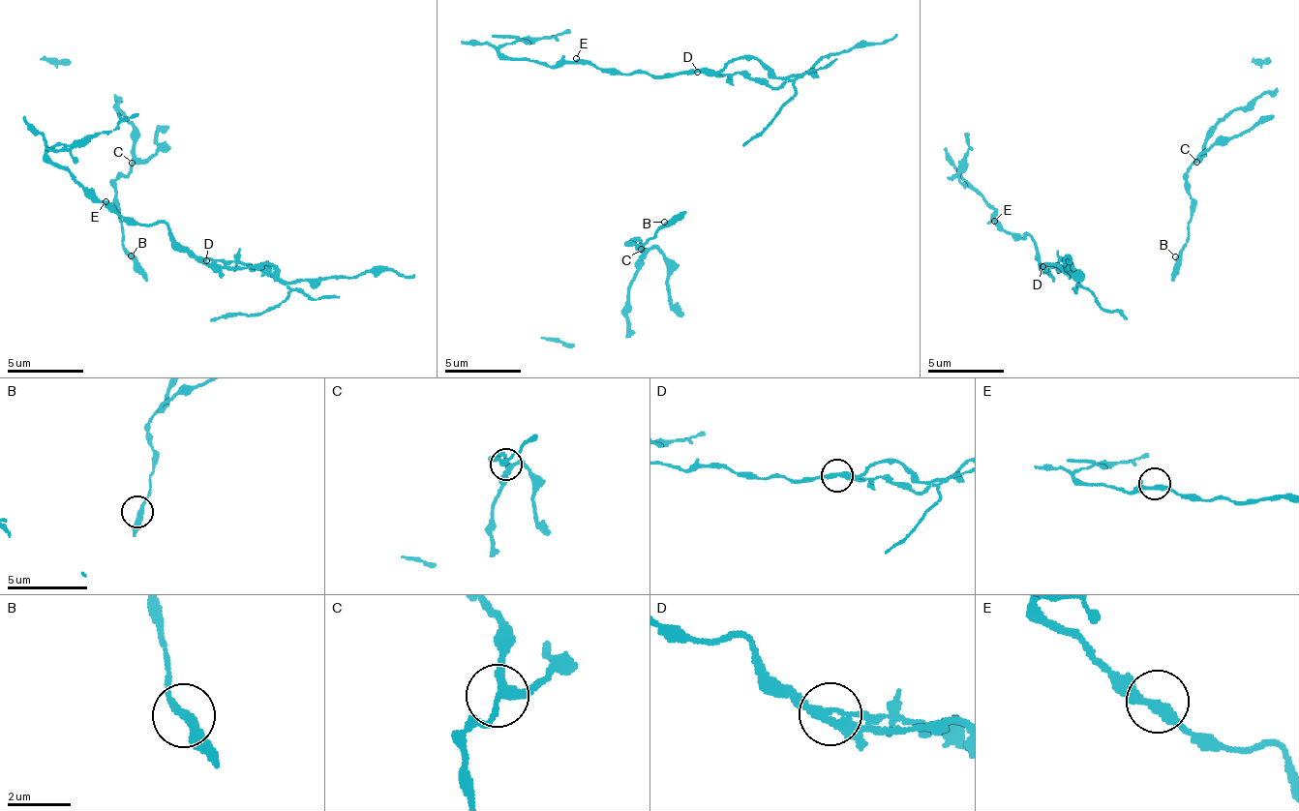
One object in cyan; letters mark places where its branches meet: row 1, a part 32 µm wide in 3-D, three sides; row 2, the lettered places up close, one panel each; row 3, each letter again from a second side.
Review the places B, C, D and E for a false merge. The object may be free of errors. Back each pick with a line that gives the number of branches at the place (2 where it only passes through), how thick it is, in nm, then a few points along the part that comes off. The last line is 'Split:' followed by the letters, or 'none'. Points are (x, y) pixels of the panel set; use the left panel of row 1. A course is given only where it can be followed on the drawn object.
D: 2 | 280 nm | (206, 259), (267, 265), (275, 278), (290, 289), (258, 315), (212, 320)
Split: D

